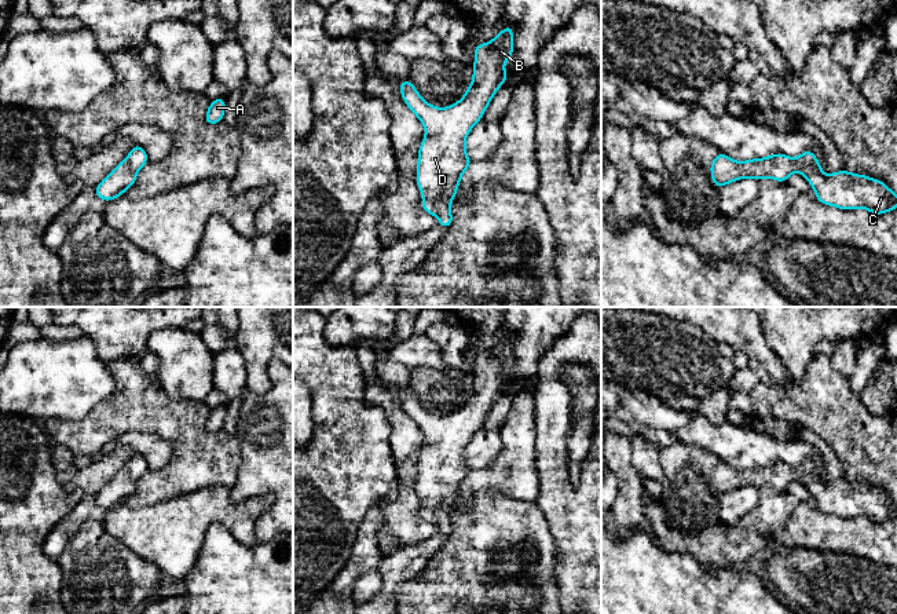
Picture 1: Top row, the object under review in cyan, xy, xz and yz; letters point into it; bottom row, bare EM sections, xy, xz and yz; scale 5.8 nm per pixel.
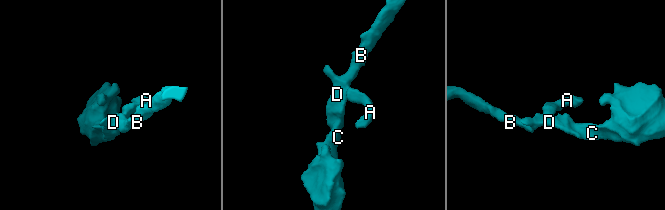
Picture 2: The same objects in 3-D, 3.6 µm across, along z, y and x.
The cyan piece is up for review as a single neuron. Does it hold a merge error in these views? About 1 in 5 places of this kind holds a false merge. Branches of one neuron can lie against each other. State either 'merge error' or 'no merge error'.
no merge error

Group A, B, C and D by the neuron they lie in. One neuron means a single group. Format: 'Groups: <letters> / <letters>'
Groups: A B C D

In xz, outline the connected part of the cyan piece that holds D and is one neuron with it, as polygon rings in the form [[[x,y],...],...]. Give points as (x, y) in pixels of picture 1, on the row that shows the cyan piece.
[[[505,26],[488,44],[475,45],[473,81],[464,98],[448,107],[431,106],[407,78],[402,80],[402,99],[426,131],[417,167],[422,209],[436,215],[439,224],[446,230],[453,223],[450,204],[461,176],[469,165],[473,165],[465,151],[465,138],[482,120],[491,98],[508,78],[504,62],[513,55],[513,30],[513,26]]]

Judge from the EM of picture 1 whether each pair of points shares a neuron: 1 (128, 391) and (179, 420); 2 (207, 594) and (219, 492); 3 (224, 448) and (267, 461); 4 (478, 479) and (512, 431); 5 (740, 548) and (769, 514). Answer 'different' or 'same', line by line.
1: same
2: different
3: different
4: same
5: same

